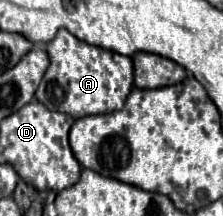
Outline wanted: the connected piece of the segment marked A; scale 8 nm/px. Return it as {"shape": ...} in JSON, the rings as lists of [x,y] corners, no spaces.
{"shape":[[[66,29],[58,31],[58,35],[48,43],[46,51],[50,57],[50,67],[36,89],[36,99],[46,109],[80,119],[86,115],[112,113],[124,107],[126,97],[134,89],[134,67],[130,57],[80,41]]]}

